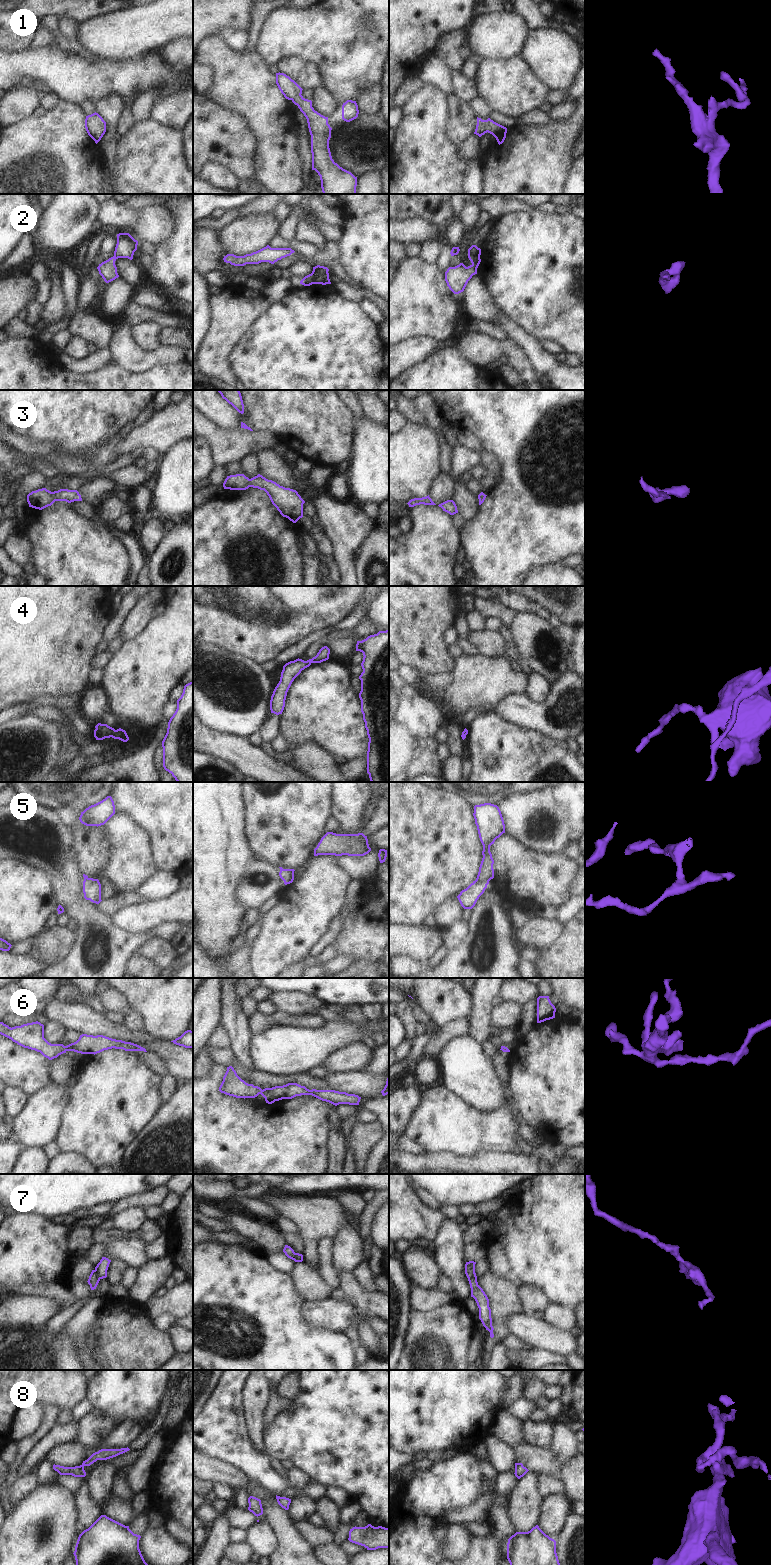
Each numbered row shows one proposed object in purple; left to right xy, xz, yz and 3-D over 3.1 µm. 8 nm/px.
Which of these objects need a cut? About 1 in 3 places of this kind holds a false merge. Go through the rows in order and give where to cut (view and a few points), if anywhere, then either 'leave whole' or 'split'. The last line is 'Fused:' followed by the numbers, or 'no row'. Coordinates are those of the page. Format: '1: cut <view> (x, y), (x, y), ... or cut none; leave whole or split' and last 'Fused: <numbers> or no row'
1: cut none; leave whole
2: cut yz (479, 255), (469, 258); split
3: cut none; leave whole
4: cut none; leave whole
5: cut none; leave whole
6: cut none; leave whole
7: cut xy (94, 1270), (99, 1279); split
8: cut none; leave whole
Fused: 2, 7

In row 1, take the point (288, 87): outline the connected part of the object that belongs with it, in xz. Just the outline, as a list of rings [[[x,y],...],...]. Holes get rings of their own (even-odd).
[[[276,73],[276,84],[284,97],[297,105],[307,119],[311,135],[312,170],[315,170],[320,176],[323,194],[356,194],[357,177],[340,167],[332,159],[329,148],[332,128],[328,124],[328,117],[314,110],[312,101],[301,95],[303,89],[286,74]]]

